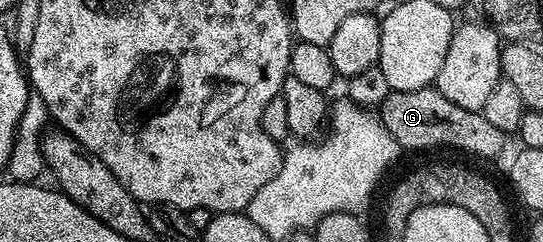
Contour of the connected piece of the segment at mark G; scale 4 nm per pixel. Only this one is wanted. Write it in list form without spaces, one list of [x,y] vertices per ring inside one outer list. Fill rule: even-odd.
[[[437,87],[399,93],[392,91],[380,106],[380,116],[384,127],[388,127],[403,150],[438,149],[447,145],[450,149],[463,149],[474,157],[494,157],[508,141],[507,134],[501,133],[493,123],[488,123],[481,111],[456,107],[456,103],[440,95]]]

